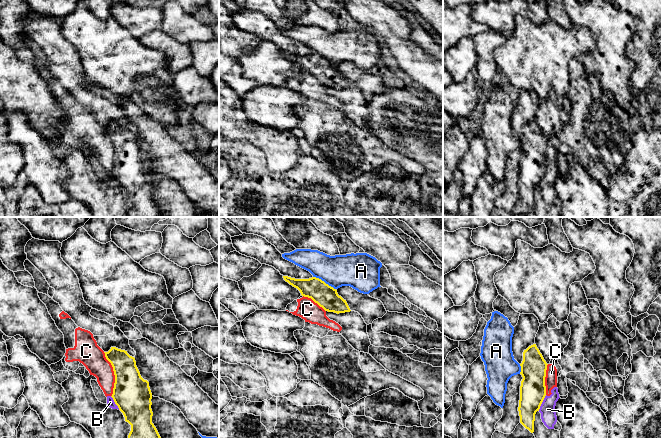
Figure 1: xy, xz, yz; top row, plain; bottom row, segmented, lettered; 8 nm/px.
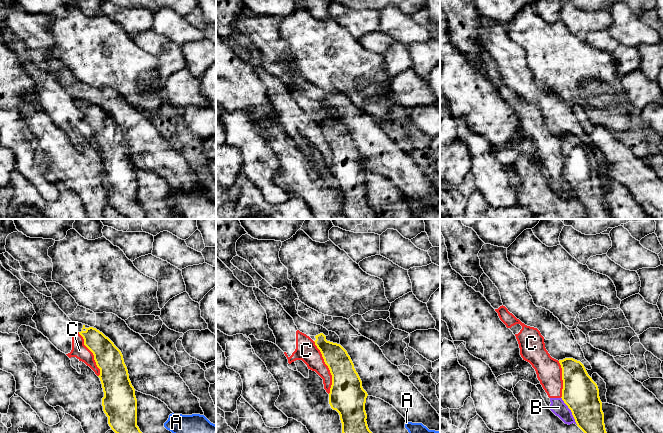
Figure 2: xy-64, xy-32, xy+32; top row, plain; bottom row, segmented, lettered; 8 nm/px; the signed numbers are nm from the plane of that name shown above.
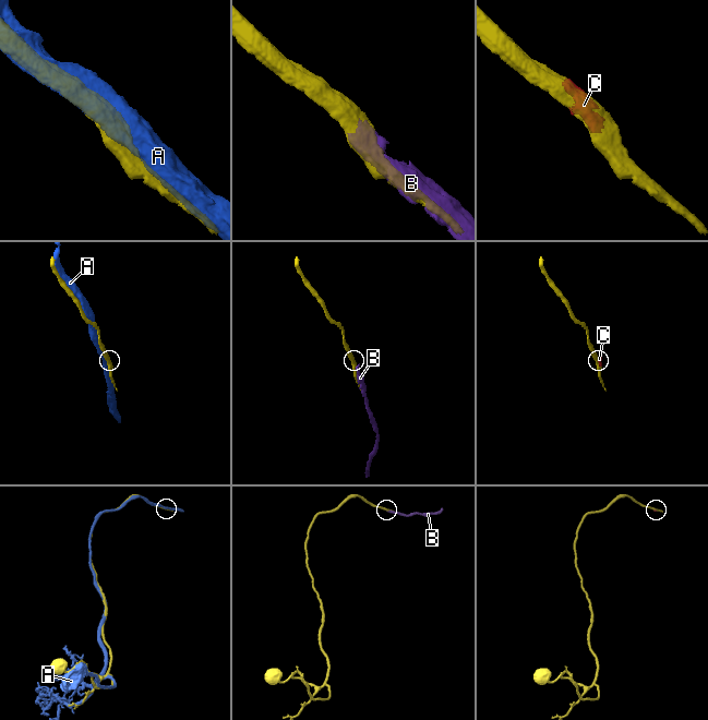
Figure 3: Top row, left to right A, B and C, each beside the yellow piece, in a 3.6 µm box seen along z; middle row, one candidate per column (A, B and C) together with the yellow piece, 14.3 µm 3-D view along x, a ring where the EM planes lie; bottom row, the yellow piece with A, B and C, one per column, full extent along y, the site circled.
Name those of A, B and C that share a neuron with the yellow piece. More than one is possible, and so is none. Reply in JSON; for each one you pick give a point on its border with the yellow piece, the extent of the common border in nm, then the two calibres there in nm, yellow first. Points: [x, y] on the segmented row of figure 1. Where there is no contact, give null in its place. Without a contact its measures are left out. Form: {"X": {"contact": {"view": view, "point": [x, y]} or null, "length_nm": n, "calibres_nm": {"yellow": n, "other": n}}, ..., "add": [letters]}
{"add": []}

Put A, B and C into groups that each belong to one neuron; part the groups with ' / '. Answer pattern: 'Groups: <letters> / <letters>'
Groups: A / B C

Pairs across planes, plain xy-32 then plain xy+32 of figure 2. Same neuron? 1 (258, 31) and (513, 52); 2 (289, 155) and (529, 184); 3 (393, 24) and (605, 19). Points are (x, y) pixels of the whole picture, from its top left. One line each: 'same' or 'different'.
1: same
2: same
3: different

